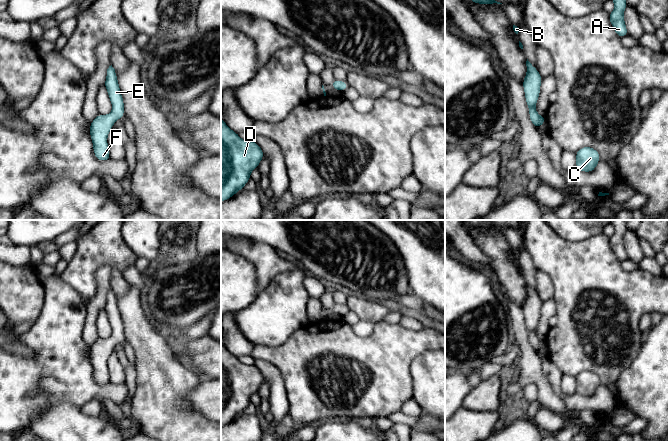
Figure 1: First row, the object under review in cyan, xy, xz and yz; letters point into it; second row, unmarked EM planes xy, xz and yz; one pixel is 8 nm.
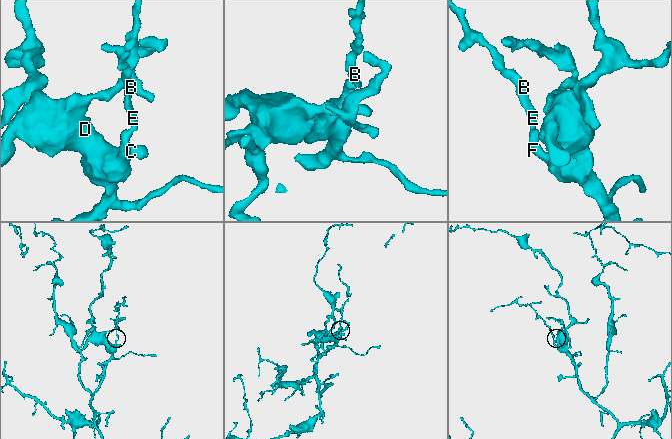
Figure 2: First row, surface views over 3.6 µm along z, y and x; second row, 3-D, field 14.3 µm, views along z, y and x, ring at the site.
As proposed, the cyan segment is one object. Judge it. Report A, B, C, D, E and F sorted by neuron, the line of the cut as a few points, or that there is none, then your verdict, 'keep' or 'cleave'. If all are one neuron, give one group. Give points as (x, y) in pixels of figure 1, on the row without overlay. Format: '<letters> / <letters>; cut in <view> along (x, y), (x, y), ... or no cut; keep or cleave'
A B C D E F; no cut; keep

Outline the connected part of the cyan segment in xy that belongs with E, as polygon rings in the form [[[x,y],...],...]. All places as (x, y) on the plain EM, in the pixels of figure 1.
[[[112,289],[107,293],[104,309],[112,328],[112,336],[108,339],[98,338],[90,347],[90,361],[93,367],[93,375],[96,383],[99,385],[110,383],[107,361],[116,344],[124,341],[124,325],[116,295]]]

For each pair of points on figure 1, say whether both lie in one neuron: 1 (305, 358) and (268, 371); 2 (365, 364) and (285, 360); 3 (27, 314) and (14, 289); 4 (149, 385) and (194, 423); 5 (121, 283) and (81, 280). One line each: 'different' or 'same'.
1: different
2: same
3: same
4: same
5: different

